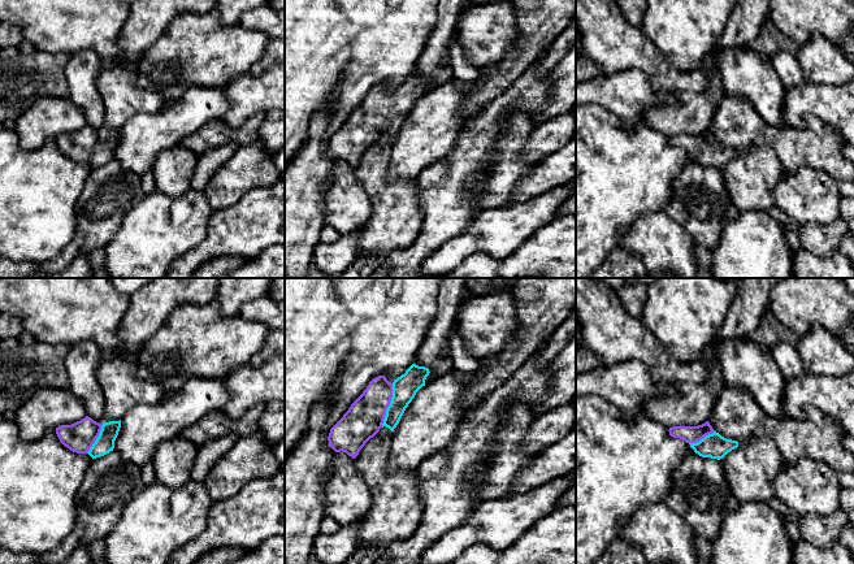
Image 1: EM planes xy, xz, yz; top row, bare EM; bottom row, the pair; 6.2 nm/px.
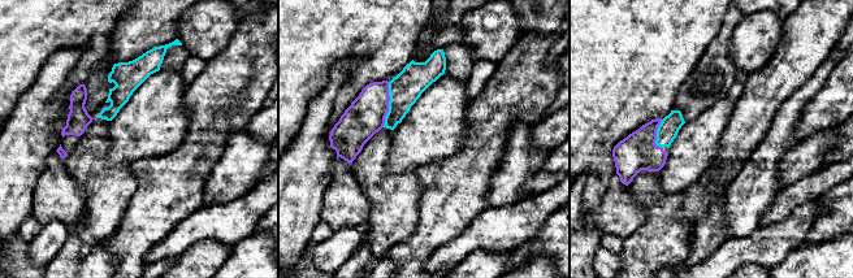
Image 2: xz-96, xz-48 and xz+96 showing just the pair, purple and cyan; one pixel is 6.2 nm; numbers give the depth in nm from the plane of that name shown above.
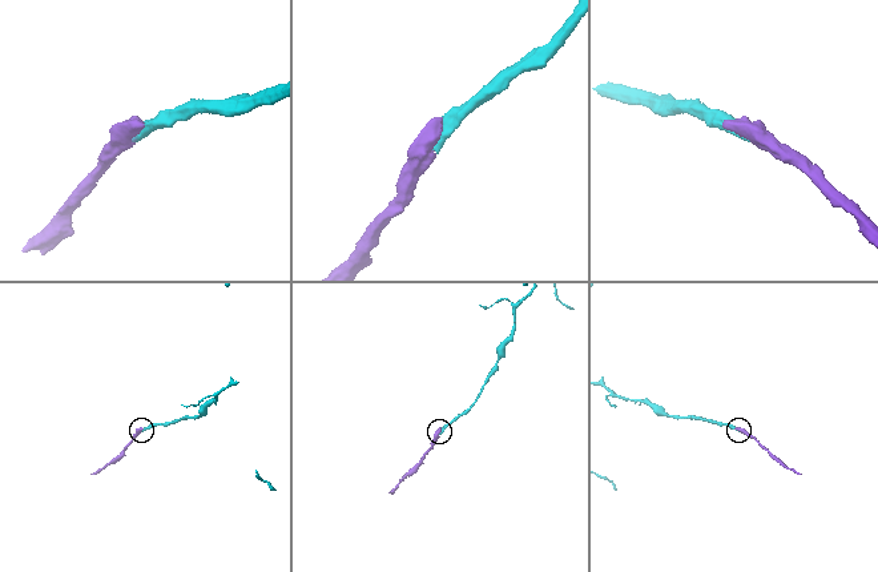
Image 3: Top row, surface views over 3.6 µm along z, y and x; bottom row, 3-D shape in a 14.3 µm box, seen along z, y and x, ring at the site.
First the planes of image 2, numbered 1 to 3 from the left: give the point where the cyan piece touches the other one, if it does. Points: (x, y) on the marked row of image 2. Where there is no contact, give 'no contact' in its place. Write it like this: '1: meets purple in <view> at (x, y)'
1: no contact
2: meets purple in xz-48 at (388, 104)
3: meets purple in xz+96 at (656, 135)

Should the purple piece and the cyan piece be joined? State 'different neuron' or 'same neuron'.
same neuron

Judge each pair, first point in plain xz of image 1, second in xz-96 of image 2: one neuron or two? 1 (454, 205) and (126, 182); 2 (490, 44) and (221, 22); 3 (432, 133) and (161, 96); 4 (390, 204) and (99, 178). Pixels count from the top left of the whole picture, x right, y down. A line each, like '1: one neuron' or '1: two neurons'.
1: two neurons
2: one neuron
3: one neuron
4: one neuron

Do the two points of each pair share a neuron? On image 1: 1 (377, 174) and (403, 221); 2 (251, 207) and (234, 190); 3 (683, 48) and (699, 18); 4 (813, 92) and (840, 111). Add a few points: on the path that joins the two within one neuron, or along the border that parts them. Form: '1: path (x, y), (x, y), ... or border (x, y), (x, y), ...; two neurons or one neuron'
1: path (377, 186), (391, 202), (394, 209); one neuron
2: border (271, 185), (248, 190), (233, 204), (215, 211); two neurons
3: path (683, 40), (683, 37), (693, 26); one neuron
4: path (819, 99), (833, 105); one neuron

